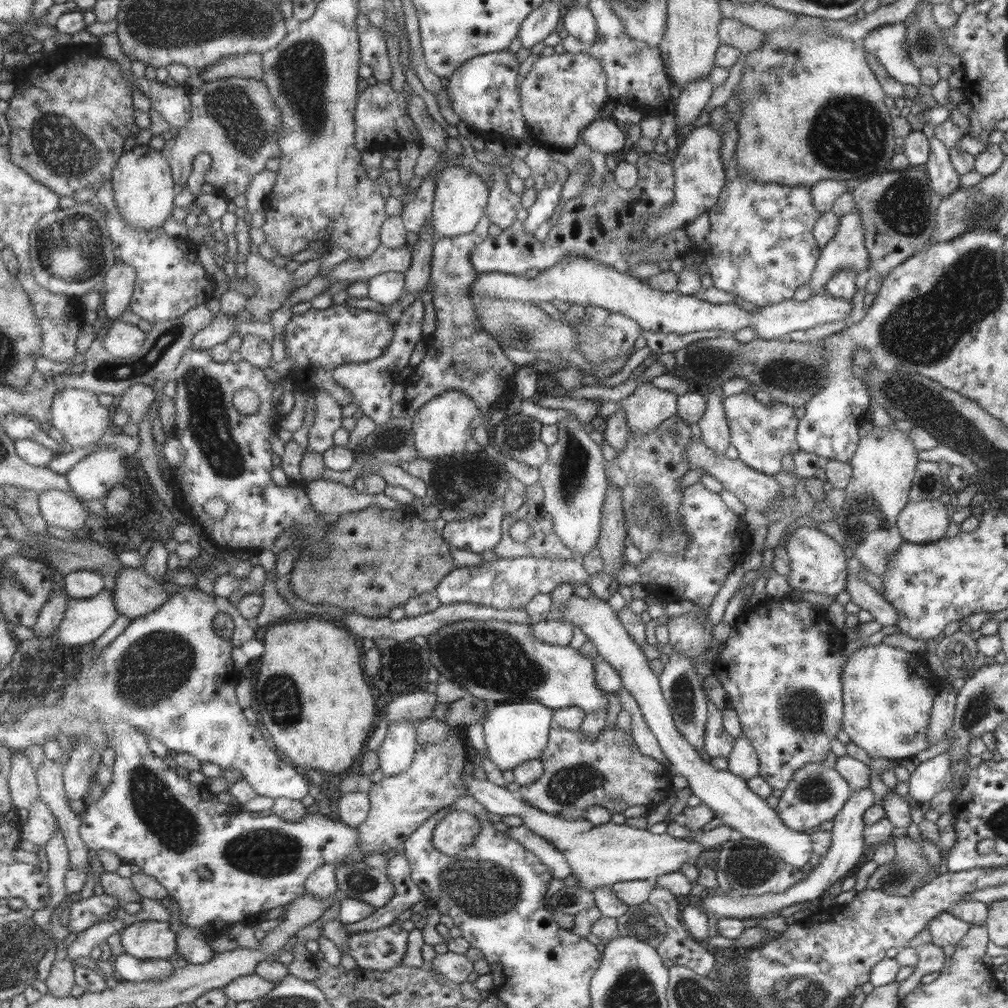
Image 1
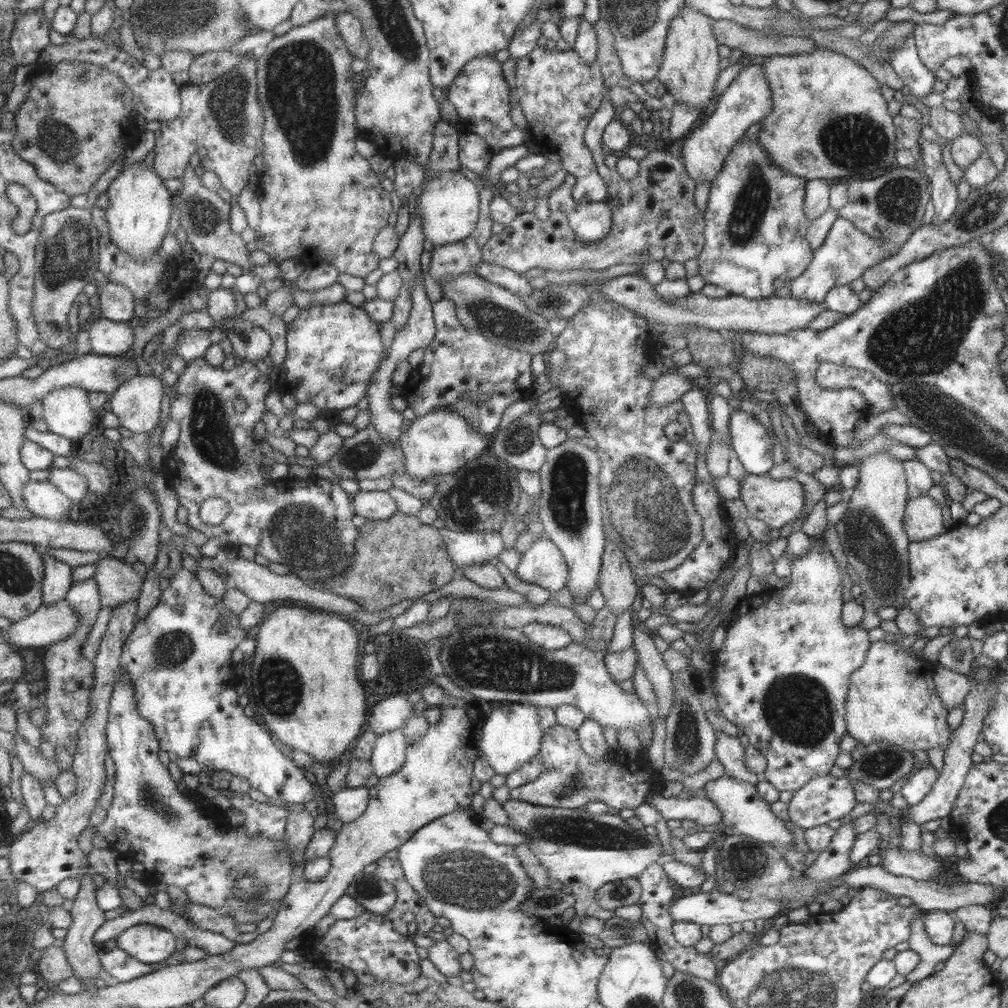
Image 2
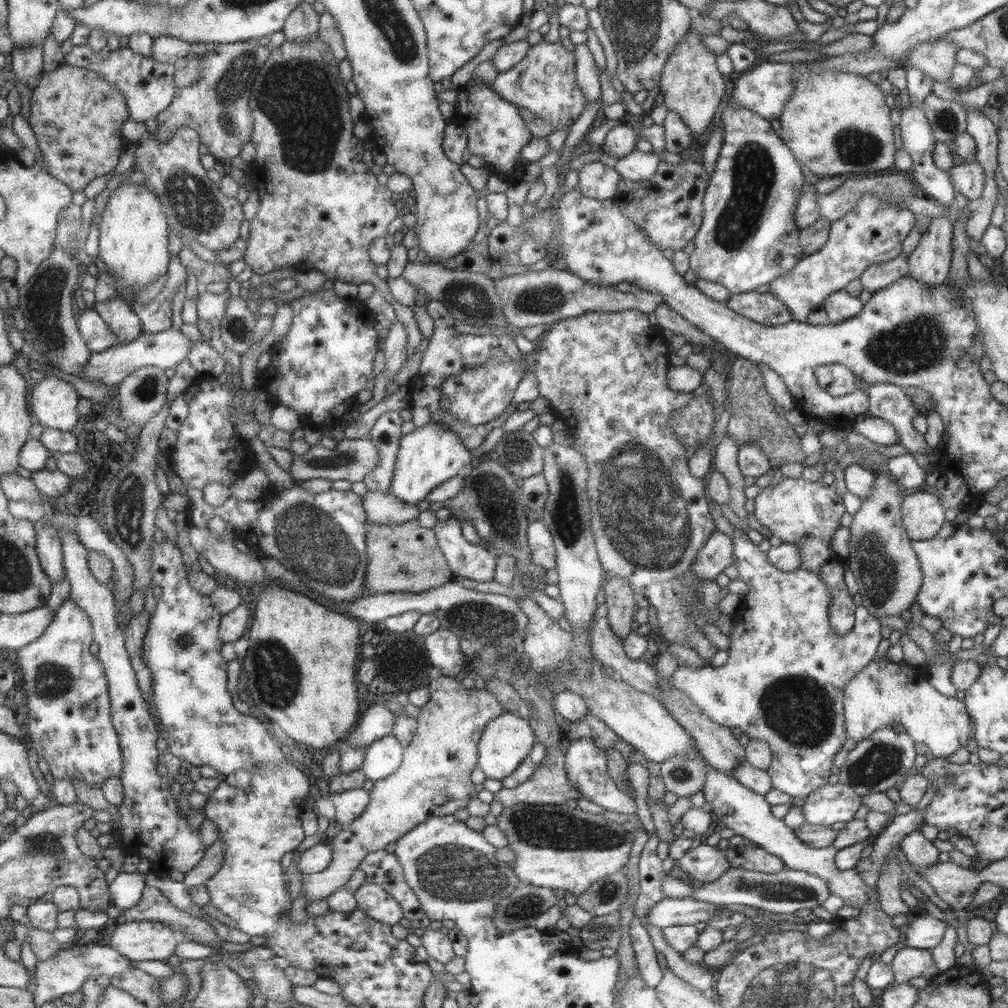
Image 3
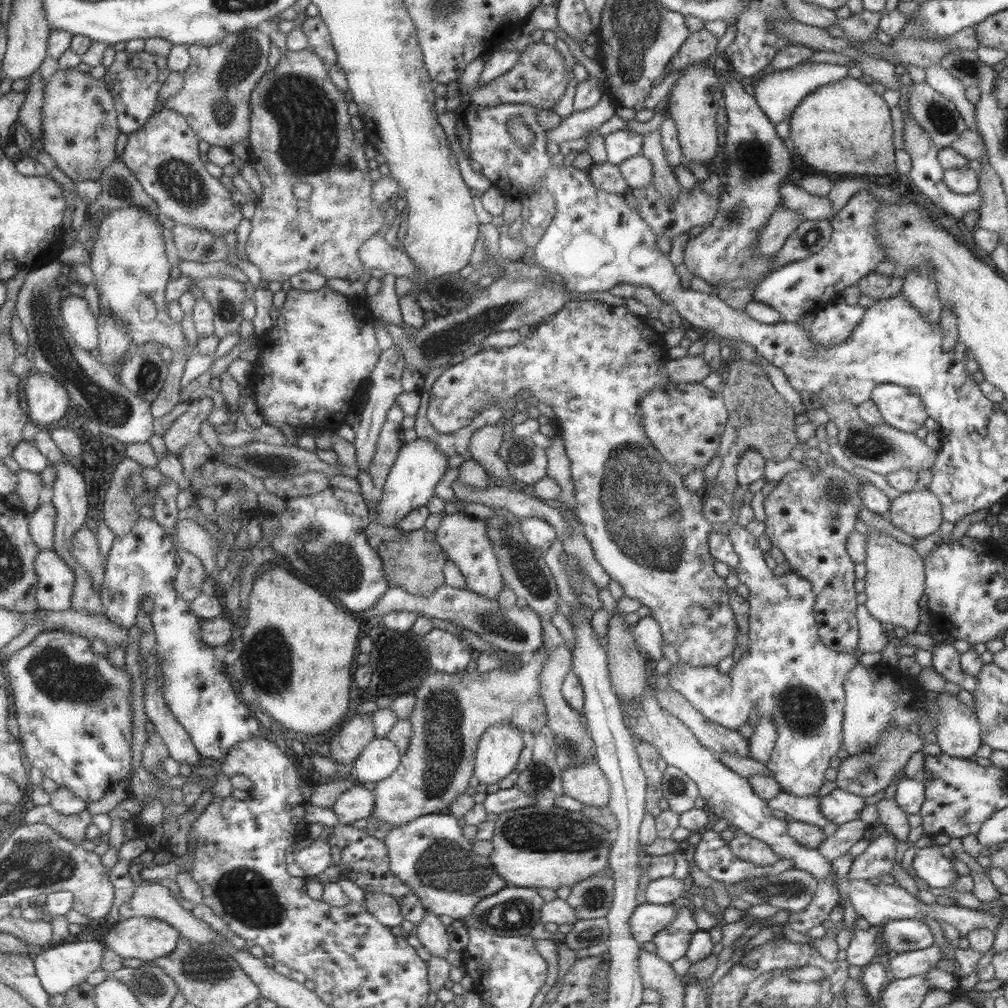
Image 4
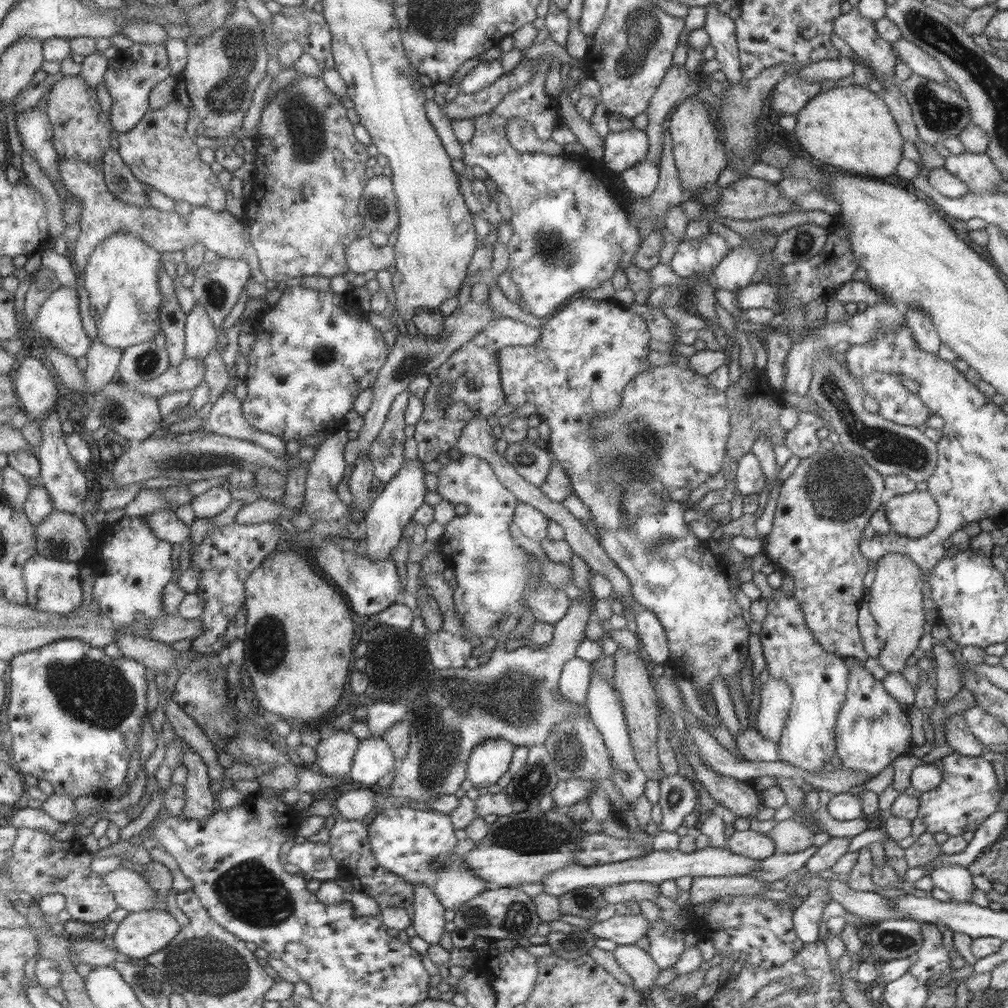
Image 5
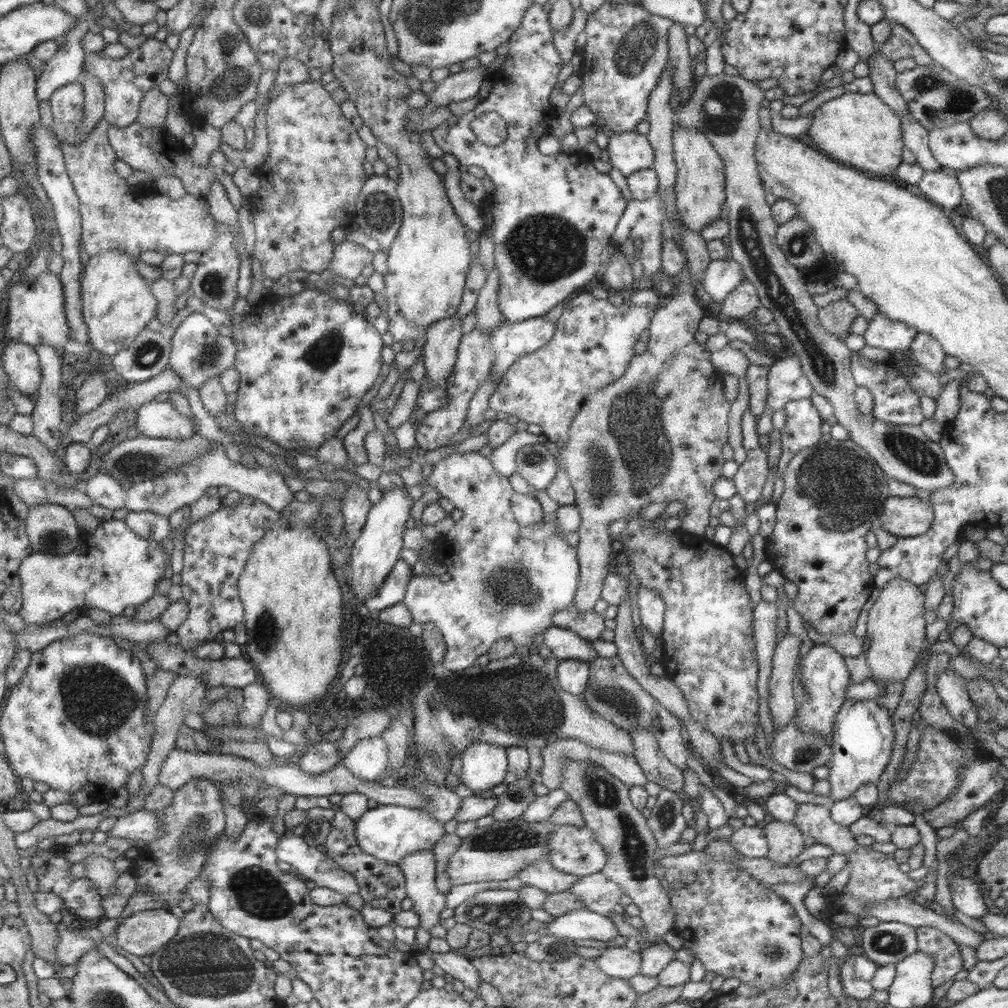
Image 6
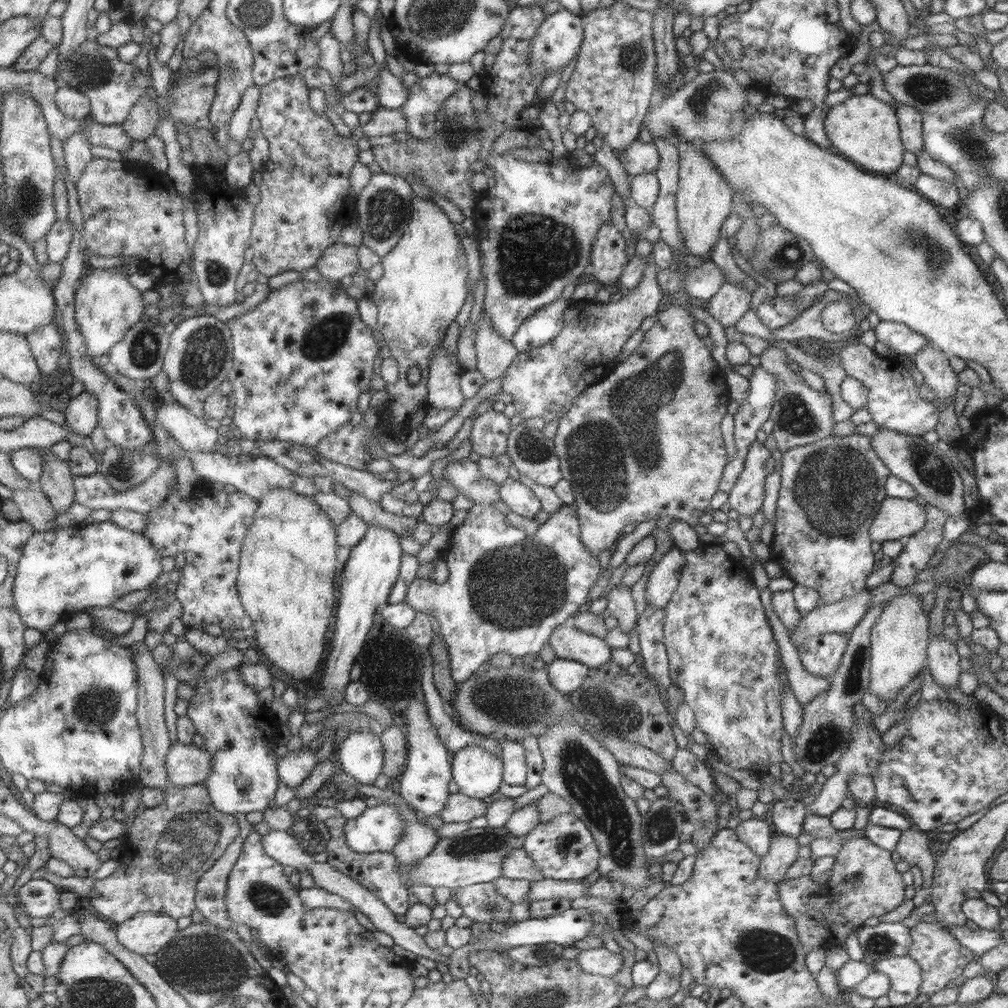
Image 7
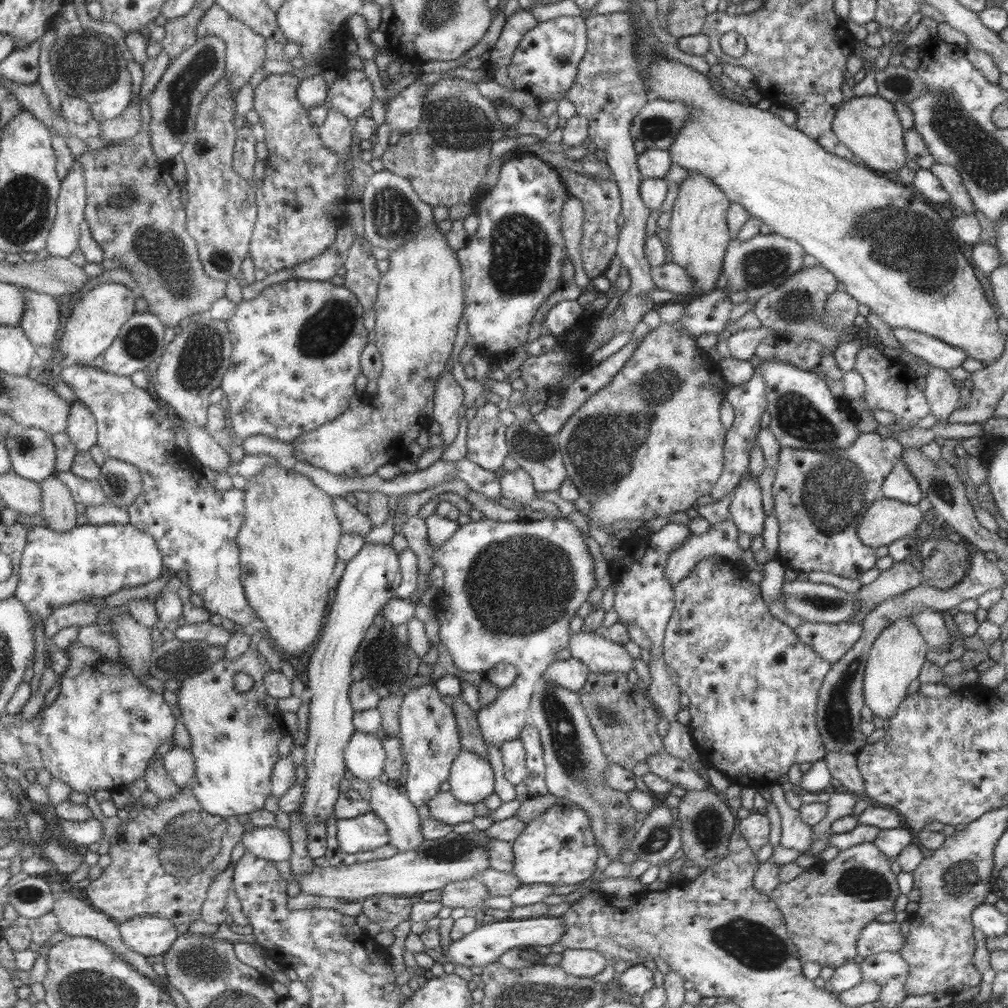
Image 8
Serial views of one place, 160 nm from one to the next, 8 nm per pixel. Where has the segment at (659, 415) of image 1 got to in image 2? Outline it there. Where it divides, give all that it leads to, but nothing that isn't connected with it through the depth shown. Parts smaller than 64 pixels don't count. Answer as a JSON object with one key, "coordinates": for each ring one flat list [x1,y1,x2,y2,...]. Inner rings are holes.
{"coordinates":[[669,371,653,382,648,392,648,399,657,406,667,406,677,401,686,390,693,387,693,384,689,383,689,378]]}

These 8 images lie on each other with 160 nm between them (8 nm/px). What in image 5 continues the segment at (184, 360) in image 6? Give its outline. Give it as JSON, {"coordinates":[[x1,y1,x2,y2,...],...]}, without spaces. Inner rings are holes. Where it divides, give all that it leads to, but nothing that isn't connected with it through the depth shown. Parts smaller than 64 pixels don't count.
{"coordinates":[[195,304,186,316,184,341,183,360,194,359,203,363,203,358,207,358,206,354,209,351,221,354,221,349,217,347,214,326,199,304]]}

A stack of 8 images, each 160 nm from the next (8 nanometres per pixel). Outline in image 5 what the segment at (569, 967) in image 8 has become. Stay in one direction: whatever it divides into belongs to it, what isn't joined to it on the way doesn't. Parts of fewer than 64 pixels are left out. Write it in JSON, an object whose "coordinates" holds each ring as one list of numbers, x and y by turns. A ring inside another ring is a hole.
{"coordinates":[[619,944,612,953,616,963,633,980,632,988,637,993,641,994,645,989,651,989,655,985,660,968,653,962,647,951,636,945]]}

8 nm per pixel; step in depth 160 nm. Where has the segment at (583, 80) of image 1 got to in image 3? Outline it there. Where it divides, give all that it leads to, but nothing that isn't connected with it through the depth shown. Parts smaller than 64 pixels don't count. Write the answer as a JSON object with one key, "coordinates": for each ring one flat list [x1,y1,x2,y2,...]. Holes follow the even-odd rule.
{"coordinates":[[539,41,527,49,526,55,509,70,498,72,491,85,499,96,516,107,527,108,535,118,550,124,552,131,568,128,586,106,584,94,576,81,574,53,560,42],[599,161,585,163,577,172,578,189,583,196,605,200,613,198,621,179,617,171,610,171]]}

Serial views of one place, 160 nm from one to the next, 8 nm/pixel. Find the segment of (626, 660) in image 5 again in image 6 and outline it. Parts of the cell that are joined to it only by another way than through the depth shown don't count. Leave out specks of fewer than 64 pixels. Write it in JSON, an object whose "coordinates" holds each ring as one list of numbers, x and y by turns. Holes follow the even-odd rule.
{"coordinates":[[639,727,629,734,633,743,632,758,641,767,645,779,667,790,681,792,684,782,681,769,677,769,661,754,653,734]]}

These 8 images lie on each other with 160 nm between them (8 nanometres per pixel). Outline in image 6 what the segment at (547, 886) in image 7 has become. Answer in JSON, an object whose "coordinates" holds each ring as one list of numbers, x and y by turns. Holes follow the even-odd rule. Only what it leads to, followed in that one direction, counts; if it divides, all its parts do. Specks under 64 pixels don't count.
{"coordinates":[[600,872,578,877,568,891,579,898,585,908,601,916,607,916,624,894,618,884,607,880]]}

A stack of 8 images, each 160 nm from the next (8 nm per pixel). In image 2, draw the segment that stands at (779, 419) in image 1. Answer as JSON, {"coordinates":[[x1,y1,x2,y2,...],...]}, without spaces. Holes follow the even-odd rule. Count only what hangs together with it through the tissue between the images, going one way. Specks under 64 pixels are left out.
{"coordinates":[[738,408,729,415,730,448,741,462,745,473,765,475,774,465,767,428,751,412]]}

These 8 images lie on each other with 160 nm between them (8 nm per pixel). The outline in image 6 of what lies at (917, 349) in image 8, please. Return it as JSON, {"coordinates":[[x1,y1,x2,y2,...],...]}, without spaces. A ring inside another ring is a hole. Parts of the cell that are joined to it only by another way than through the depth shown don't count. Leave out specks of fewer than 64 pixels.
{"coordinates":[[878,312,868,320,867,328,861,336,867,346,893,352,907,349,915,333,916,330,912,326,887,318]]}

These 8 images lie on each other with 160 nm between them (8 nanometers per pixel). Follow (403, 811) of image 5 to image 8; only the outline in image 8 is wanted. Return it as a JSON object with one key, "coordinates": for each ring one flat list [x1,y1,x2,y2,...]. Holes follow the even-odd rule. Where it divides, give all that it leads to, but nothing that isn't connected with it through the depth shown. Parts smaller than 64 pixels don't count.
{"coordinates":[[373,812,336,820,336,842,343,852,355,854,388,844,389,836,383,821]]}

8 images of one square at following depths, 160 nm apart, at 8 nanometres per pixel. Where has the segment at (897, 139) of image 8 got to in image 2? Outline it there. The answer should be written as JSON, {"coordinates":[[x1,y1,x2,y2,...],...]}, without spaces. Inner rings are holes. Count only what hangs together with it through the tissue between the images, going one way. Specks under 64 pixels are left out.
{"coordinates":[[817,47,814,50,807,53,795,53,787,55,771,55,765,57,762,64,762,75,767,81,769,92,771,95,771,110,763,116,760,120,761,128,756,136,756,142,766,152,768,160,772,164,776,164,780,170,784,170,791,176,801,176,807,179,826,179,830,181,841,181,841,178,853,178,855,180,869,180,875,178,875,176,881,176,883,172,887,172,892,166,895,165,894,160,896,159,895,149,895,128,891,123,891,114,887,111,887,103,881,95,880,86,868,70,857,64,852,58,845,56,834,50]]}

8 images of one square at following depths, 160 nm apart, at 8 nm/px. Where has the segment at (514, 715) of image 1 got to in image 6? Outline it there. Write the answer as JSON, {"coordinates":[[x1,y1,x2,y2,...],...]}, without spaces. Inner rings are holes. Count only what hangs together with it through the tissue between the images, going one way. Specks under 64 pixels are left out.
{"coordinates":[[475,742,465,748,460,759,459,782,473,794,491,790,503,783,507,769,505,747]]}

